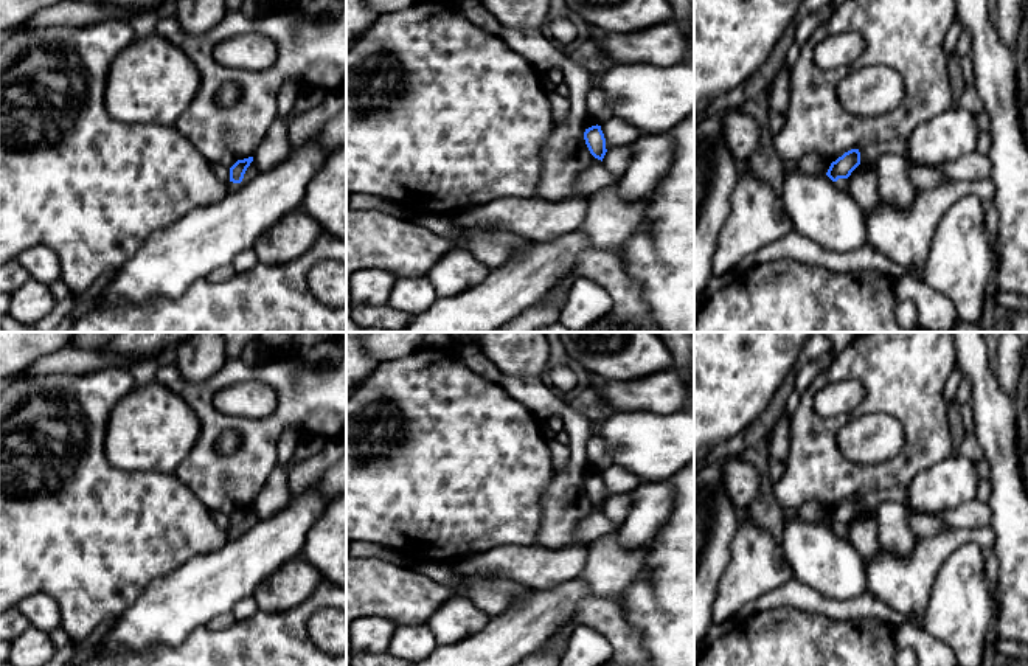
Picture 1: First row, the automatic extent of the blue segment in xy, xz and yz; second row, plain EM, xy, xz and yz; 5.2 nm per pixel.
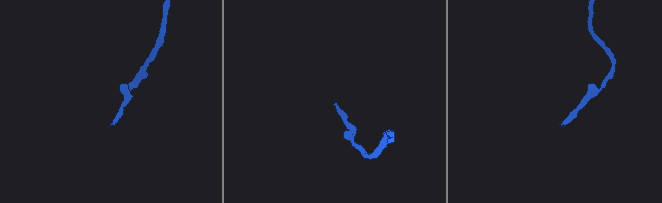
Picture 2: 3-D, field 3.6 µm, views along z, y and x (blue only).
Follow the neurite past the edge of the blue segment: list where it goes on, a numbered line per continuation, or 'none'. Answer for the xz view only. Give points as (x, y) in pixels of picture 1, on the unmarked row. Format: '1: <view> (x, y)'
none

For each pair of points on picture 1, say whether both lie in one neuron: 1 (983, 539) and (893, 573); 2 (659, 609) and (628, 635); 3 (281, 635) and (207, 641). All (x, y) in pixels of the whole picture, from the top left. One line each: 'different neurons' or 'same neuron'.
1: same neuron
2: different neurons
3: same neuron

